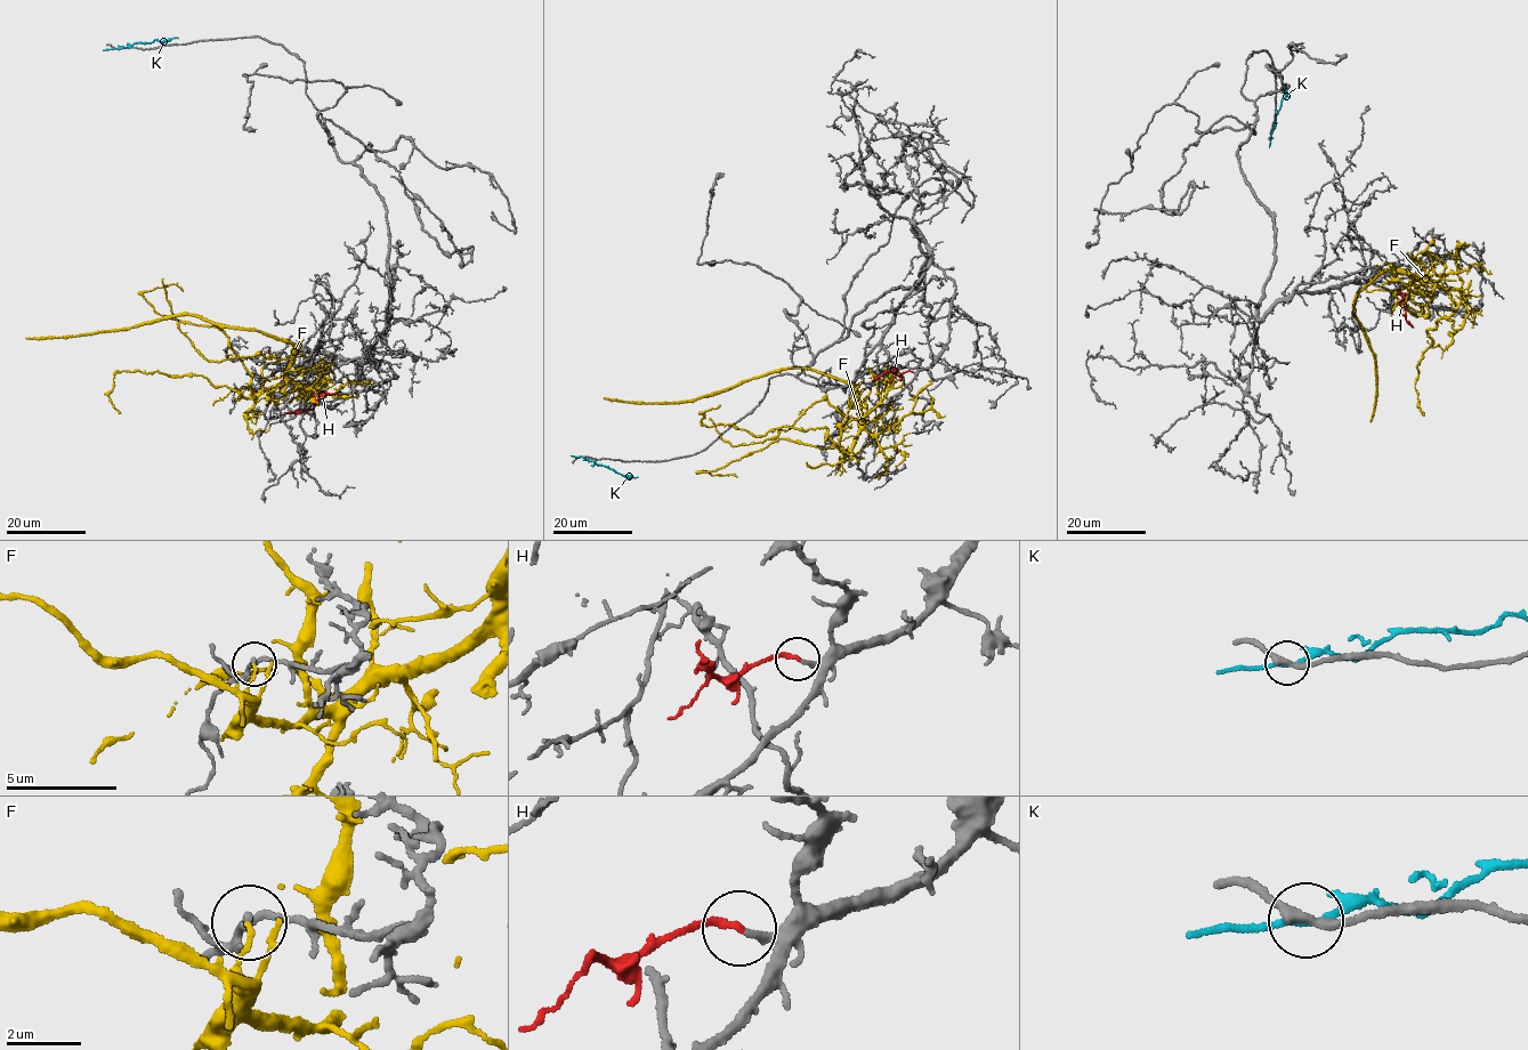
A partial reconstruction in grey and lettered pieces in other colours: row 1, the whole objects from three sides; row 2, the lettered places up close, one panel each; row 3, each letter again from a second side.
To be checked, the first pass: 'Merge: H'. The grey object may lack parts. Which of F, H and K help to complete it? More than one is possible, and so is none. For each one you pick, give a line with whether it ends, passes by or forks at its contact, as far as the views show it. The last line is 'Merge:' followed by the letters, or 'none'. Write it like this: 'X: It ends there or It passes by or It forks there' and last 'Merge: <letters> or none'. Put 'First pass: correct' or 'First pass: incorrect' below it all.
H: It ends there
K: It passes by
Merge: H, K
First pass: incorrect

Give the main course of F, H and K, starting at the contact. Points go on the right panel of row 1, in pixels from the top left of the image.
F: (1444, 311), (1447, 316), (1460, 305), (1458, 291), (1389, 271), (1358, 292), (1355, 318), (1375, 360), (1371, 422)
H: (1399, 288), (1405, 318), (1414, 326)
K: (1270, 138), (1287, 91), (1286, 83)

